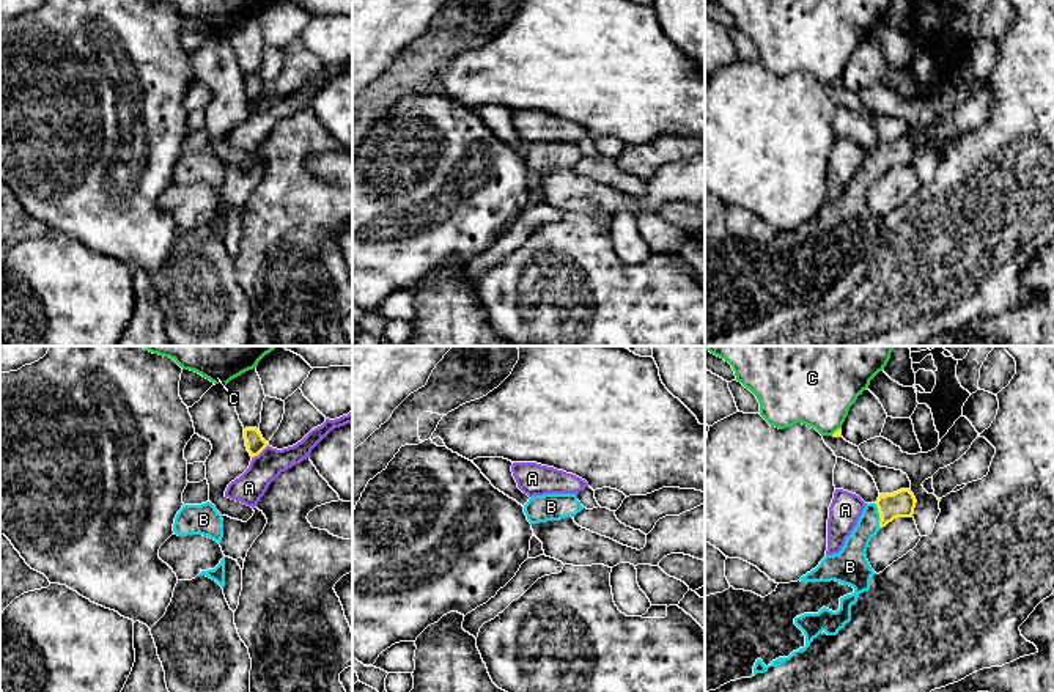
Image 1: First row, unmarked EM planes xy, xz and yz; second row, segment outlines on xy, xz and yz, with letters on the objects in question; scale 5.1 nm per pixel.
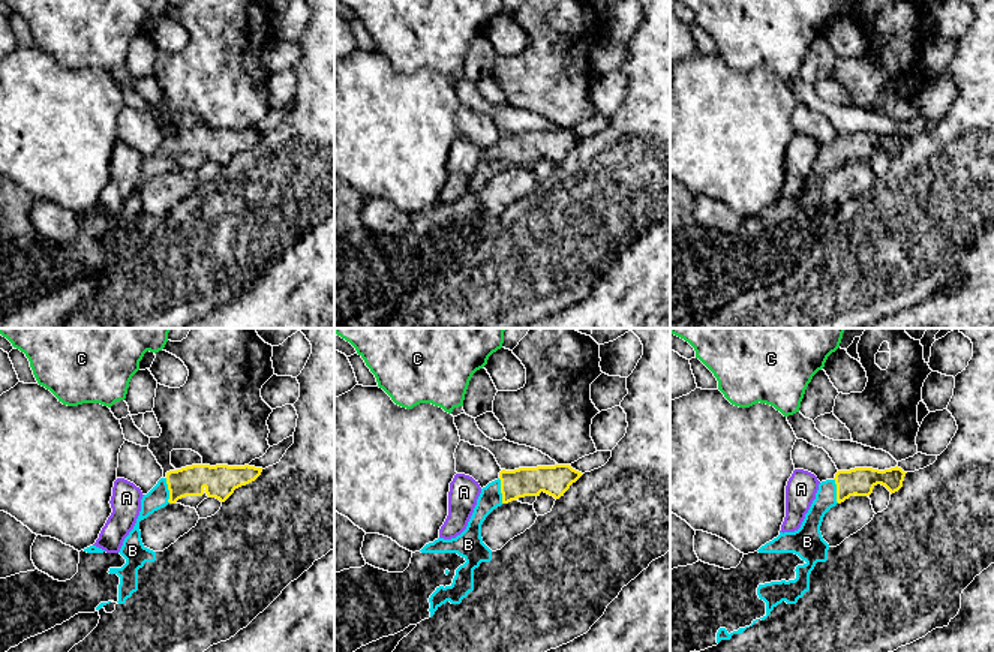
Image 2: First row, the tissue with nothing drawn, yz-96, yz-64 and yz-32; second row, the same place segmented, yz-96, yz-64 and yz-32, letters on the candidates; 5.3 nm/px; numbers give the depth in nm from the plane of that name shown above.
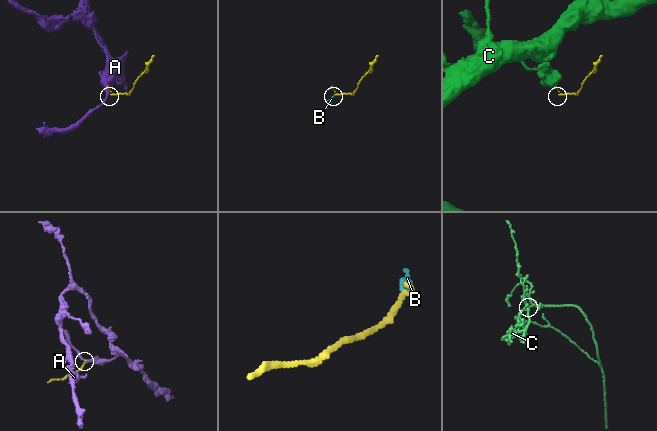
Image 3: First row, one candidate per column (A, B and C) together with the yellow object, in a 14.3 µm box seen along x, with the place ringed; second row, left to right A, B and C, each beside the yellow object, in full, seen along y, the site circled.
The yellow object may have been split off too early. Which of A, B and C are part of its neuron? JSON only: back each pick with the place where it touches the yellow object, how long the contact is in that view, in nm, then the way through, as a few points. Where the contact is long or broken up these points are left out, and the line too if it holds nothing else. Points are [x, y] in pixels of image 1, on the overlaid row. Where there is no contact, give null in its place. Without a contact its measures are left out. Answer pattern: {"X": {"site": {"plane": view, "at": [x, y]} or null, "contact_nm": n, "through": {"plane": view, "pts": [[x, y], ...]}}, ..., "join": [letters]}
{"B": {"site": {"plane": "yz", "at": [880, 516]}, "contact_nm": 130, "through": {"plane": "yz", "pts": [[900, 504], [891, 505], [880, 516], [861, 535], [853, 557]]}}, "join": ["B"]}

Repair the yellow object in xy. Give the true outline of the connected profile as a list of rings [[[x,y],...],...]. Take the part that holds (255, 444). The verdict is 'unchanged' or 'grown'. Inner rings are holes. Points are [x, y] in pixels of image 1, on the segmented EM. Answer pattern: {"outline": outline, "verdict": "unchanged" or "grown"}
{"outline": [[[245,428],[244,439],[247,451],[252,458],[258,456],[267,447],[267,442],[263,439],[260,429],[256,428]]], "verdict": "unchanged"}

